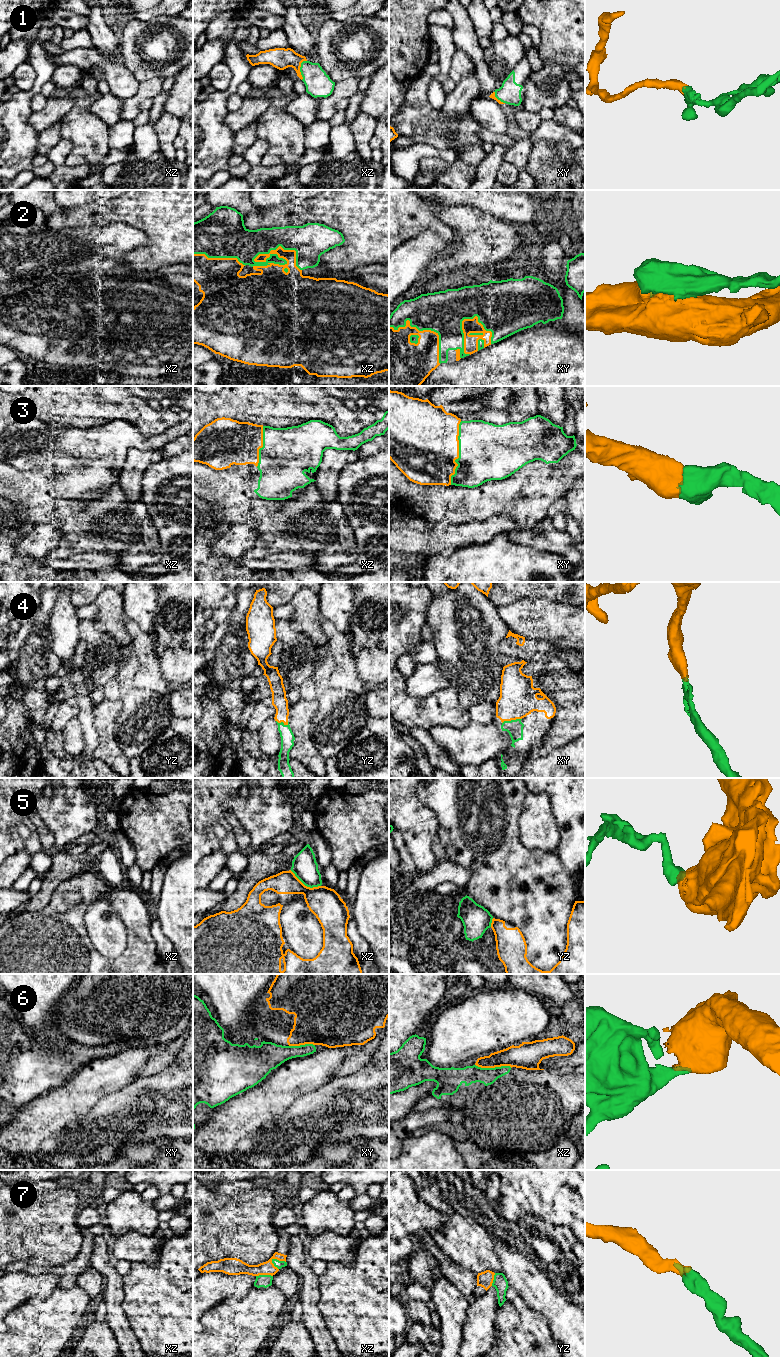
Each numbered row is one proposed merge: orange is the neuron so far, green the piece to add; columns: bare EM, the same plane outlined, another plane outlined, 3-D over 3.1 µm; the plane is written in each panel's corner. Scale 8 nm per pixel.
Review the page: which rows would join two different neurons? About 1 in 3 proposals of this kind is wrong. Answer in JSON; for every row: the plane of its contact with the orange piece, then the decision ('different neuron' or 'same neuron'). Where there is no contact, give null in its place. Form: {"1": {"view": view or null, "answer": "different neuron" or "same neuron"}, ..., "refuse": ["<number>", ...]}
{"1": {"view": "xz", "answer": "same neuron"}, "2": {"view": "xz", "answer": "different neuron"}, "3": {"view": "xy", "answer": "same neuron"}, "4": {"view": "xy", "answer": "same neuron"}, "5": {"view": "xz", "answer": "different neuron"}, "6": {"view": "xz", "answer": "different neuron"}, "7": {"view": "xz", "answer": "same neuron"}, "refuse": ["2", "5", "6"]}

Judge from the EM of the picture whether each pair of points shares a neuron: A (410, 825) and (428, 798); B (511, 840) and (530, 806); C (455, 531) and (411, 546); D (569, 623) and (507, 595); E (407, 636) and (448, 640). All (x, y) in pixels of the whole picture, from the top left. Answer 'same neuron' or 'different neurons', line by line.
A: different neurons
B: different neurons
C: same neuron
D: different neurons
E: different neurons

